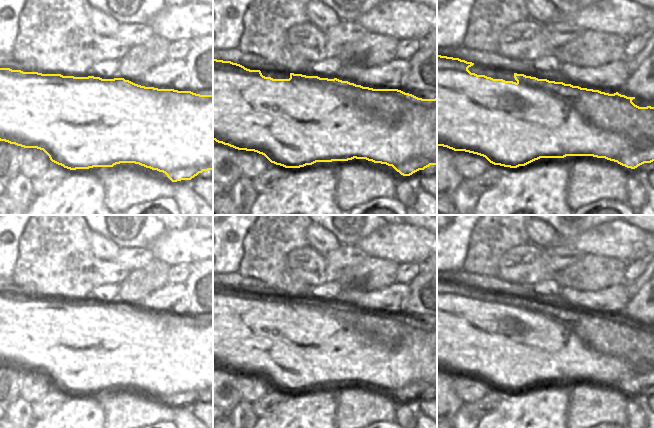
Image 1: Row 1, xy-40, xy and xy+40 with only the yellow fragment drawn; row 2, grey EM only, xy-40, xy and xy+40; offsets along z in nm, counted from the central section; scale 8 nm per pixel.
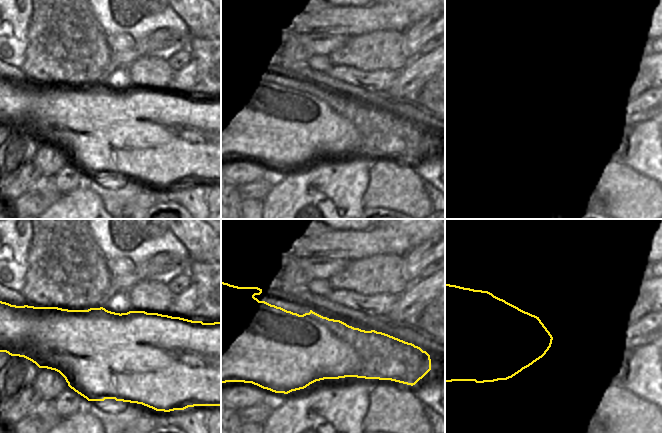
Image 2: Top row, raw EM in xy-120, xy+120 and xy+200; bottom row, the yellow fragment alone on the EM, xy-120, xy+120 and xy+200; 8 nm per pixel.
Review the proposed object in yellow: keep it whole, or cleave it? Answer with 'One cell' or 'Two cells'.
One cell

